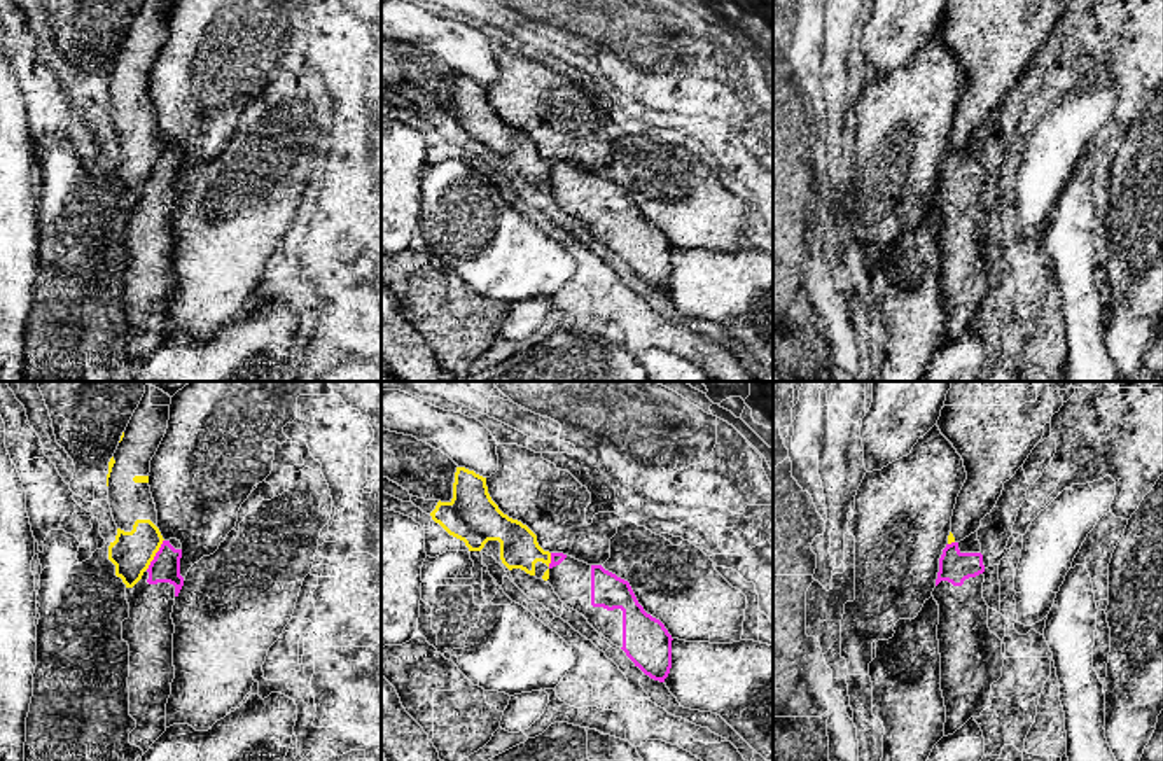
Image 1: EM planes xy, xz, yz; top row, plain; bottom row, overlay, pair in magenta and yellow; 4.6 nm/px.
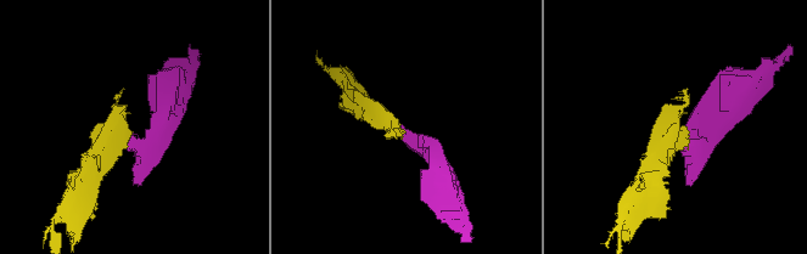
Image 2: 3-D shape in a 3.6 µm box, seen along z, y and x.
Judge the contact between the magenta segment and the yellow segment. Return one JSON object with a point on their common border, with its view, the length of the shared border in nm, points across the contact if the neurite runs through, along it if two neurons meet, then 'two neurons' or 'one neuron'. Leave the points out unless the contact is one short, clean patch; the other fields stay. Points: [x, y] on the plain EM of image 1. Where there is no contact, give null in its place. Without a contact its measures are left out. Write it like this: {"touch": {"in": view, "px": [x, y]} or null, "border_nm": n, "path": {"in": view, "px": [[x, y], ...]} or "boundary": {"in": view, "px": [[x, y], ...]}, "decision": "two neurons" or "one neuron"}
{"touch": {"in": "xy", "px": [156, 163]}, "border_nm": 170, "boundary": {"in": "xy", "px": [[163, 147], [146, 177]]}, "decision": "two neurons"}

